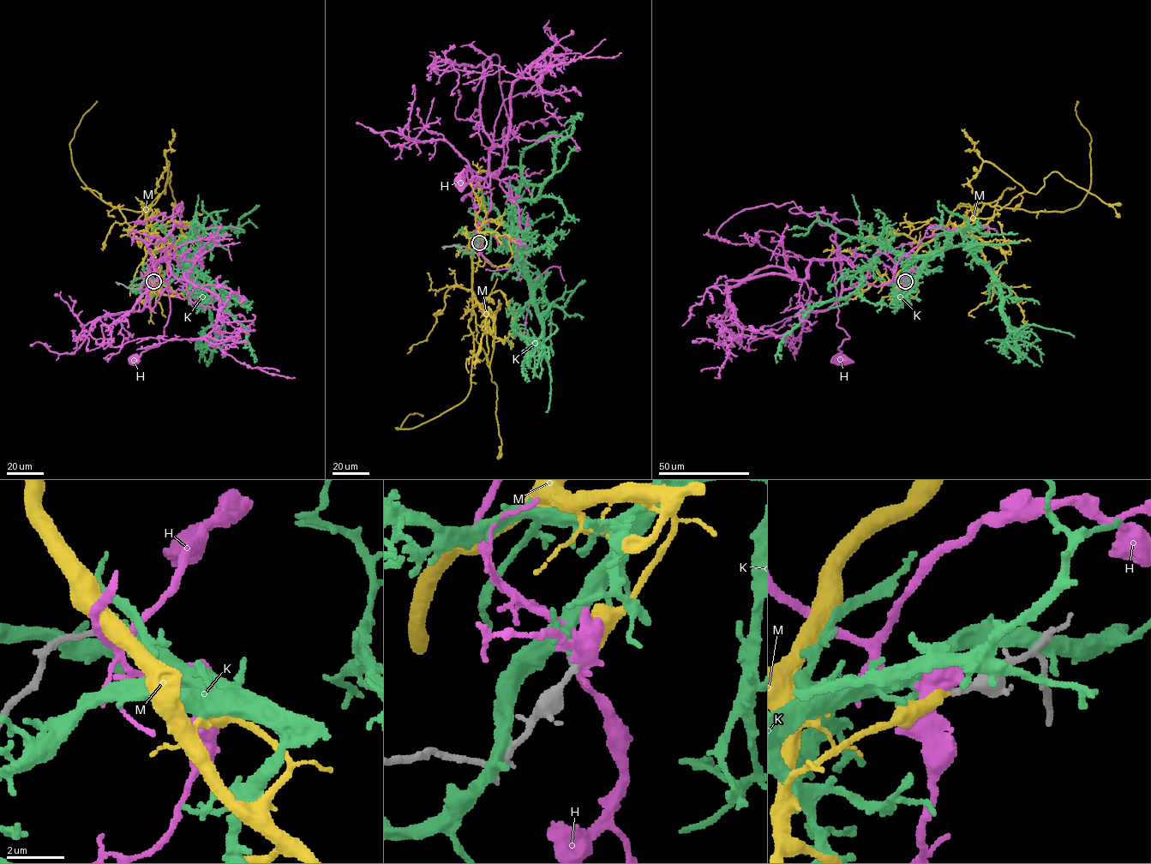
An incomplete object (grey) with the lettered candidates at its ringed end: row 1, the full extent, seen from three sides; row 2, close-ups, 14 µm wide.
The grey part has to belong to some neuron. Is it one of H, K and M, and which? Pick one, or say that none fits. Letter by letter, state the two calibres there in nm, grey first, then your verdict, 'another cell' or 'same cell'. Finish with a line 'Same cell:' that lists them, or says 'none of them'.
H: calibres 240 and 440 nm; another cell
K: calibres 240 and 340 nm; another cell
M: calibres 240 and 320 nm; same cell
Same cell: M

